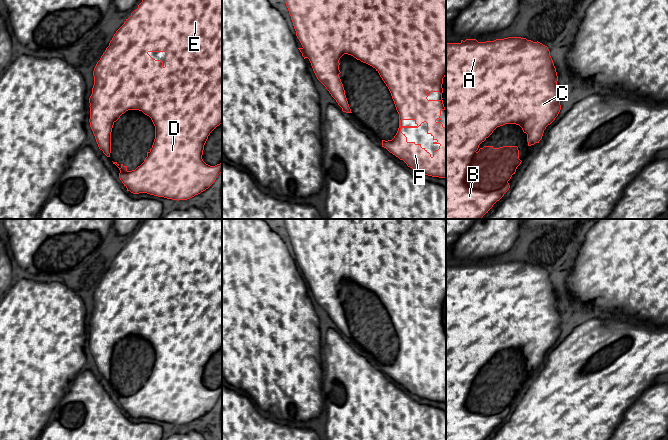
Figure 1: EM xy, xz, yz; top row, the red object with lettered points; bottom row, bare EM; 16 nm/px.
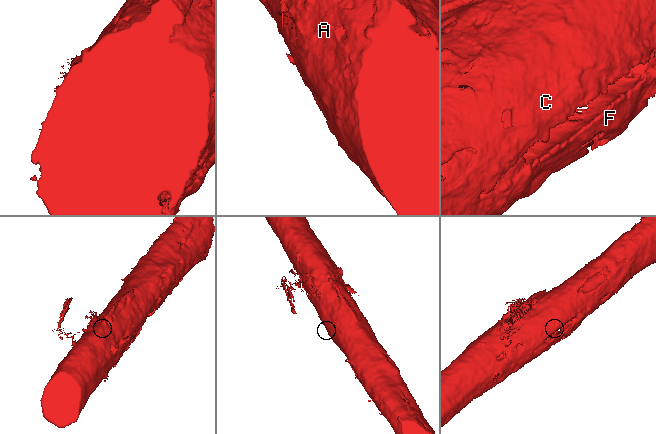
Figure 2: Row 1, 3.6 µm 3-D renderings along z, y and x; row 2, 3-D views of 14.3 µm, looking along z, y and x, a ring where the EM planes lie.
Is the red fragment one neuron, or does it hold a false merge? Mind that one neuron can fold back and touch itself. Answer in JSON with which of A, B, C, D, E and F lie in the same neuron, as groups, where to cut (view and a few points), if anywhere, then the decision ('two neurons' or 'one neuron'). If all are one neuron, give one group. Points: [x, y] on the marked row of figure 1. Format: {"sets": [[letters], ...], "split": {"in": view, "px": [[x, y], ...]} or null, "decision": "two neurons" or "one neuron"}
{"sets": [["A", "B", "C", "D", "E", "F"]], "split": null, "decision": "one neuron"}

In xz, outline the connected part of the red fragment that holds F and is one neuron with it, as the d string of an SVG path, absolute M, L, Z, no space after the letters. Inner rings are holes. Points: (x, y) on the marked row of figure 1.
M285 0L285 3L291 16L291 20L296 31L296 36L302 45L302 47L298 49L302 53L304 59L309 59L317 79L326 87L331 96L342 108L342 111L346 113L352 113L345 95L343 84L339 77L339 74L341 73L339 70L339 60L344 54L348 54L376 69L376 71L379 73L380 77L388 87L396 110L399 114L399 128L396 135L392 140L382 140L382 147L386 148L390 153L398 157L400 160L403 160L408 167L419 172L420 174L446 179L446 124L443 125L440 121L436 121L437 119L441 120L440 116L442 110L446 112L442 100L442 84L443 78L446 76L446 0ZM431 92L438 92L441 95L441 99L428 100L427 97ZM402 120L414 120L416 125L402 126ZM424 122L427 123L427 134L430 134L433 137L433 144L440 145L439 149L435 150L432 155L425 148L422 148L421 144L408 142L405 134L401 132L402 128L418 128Z

